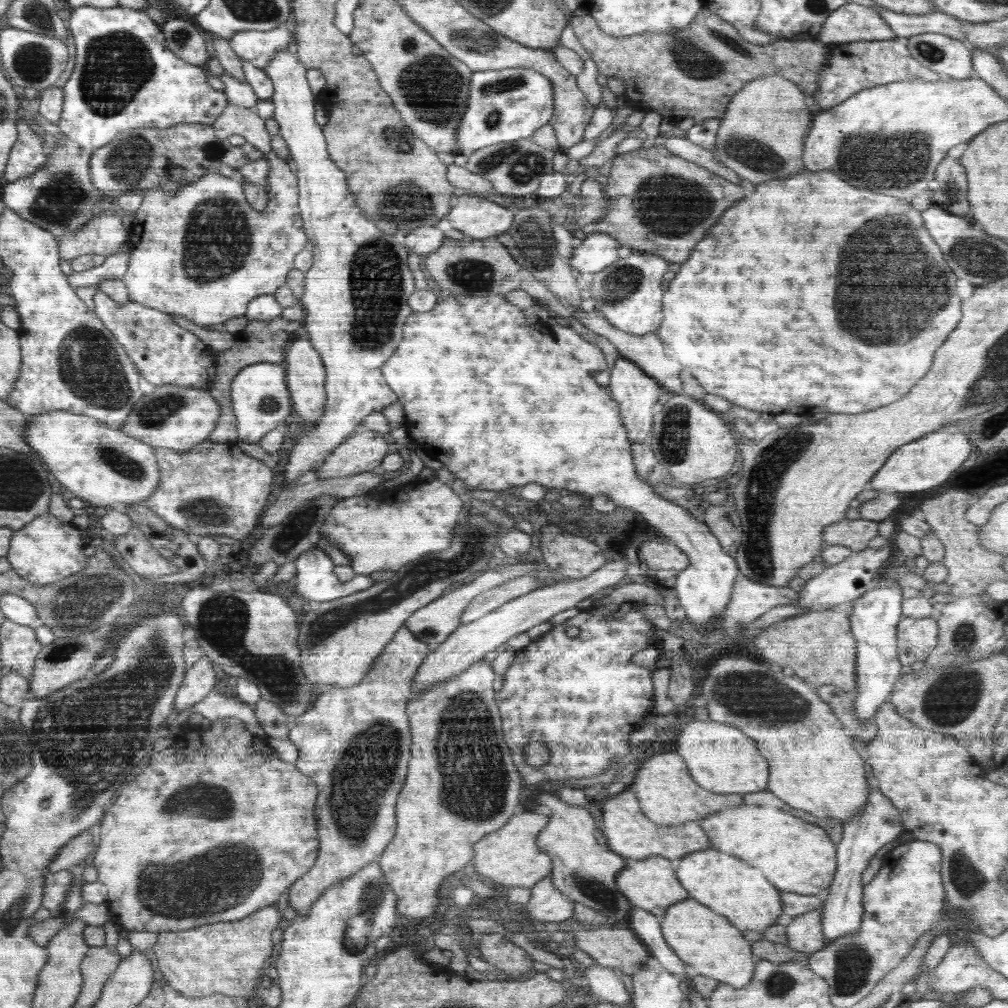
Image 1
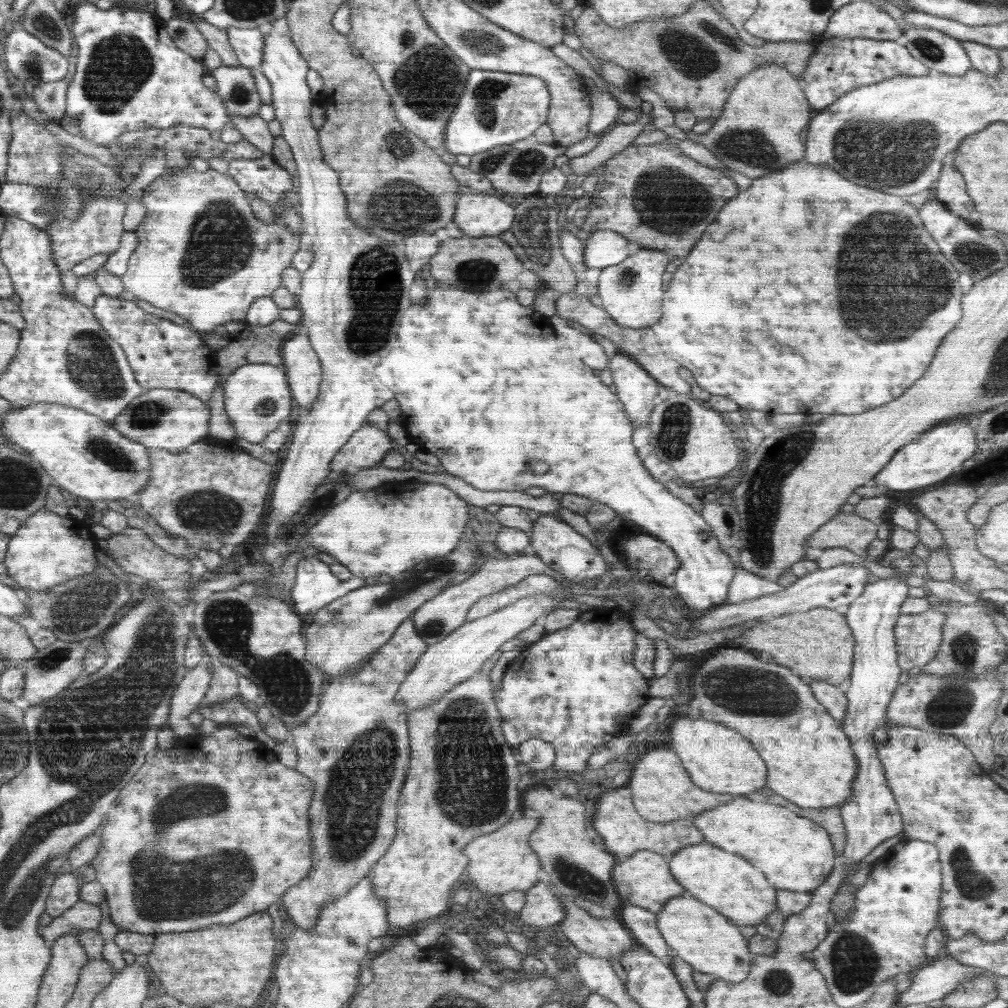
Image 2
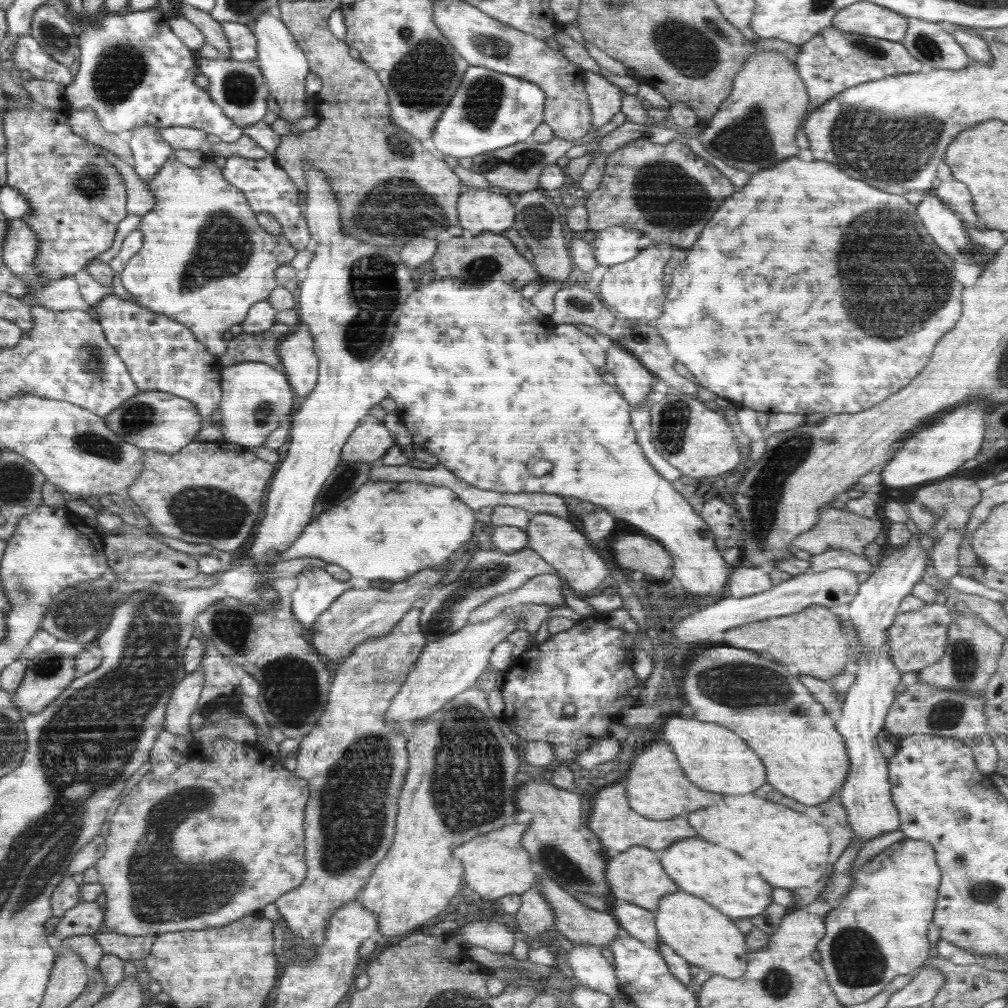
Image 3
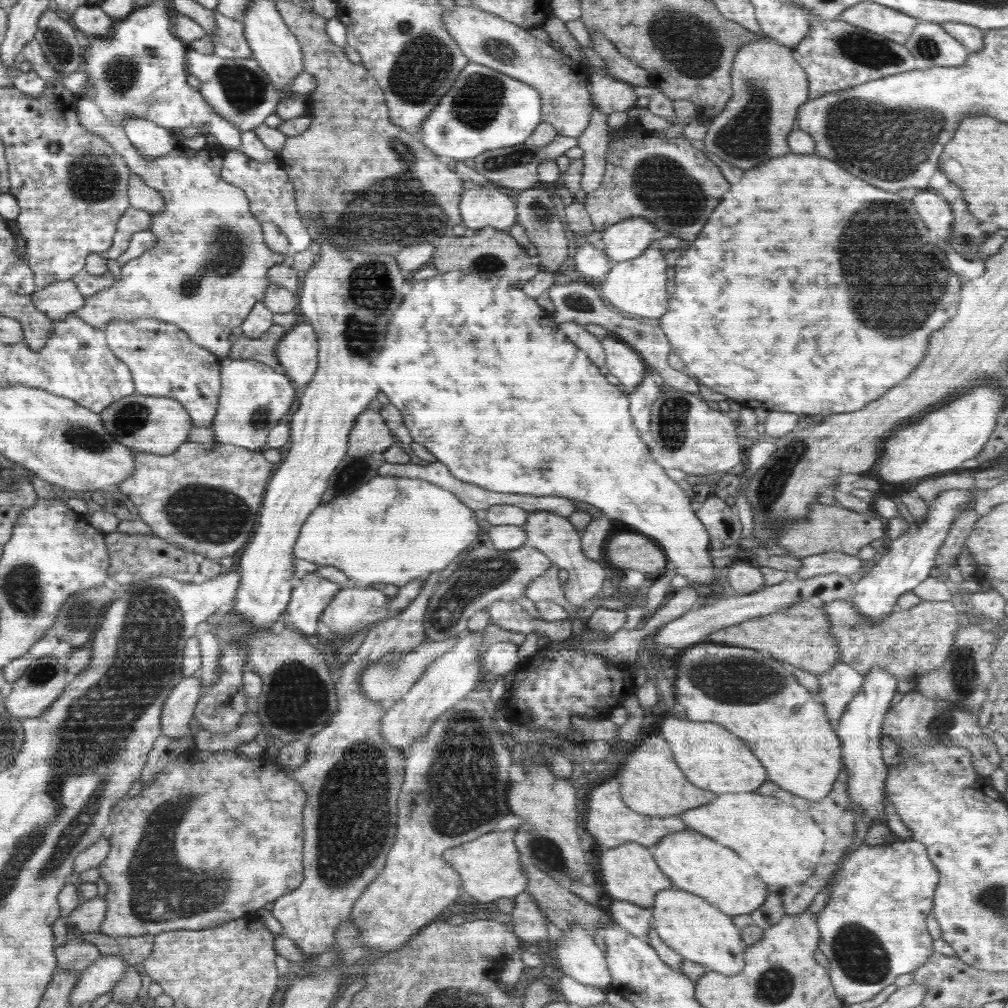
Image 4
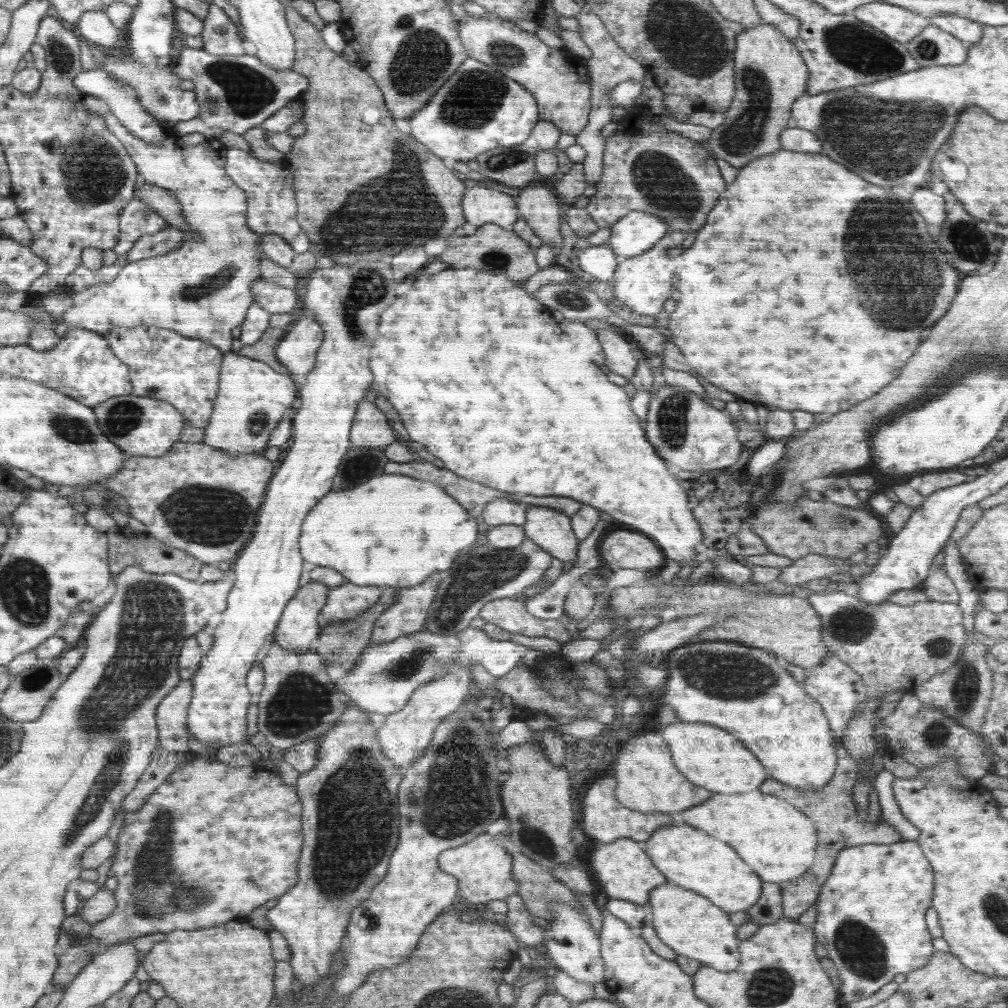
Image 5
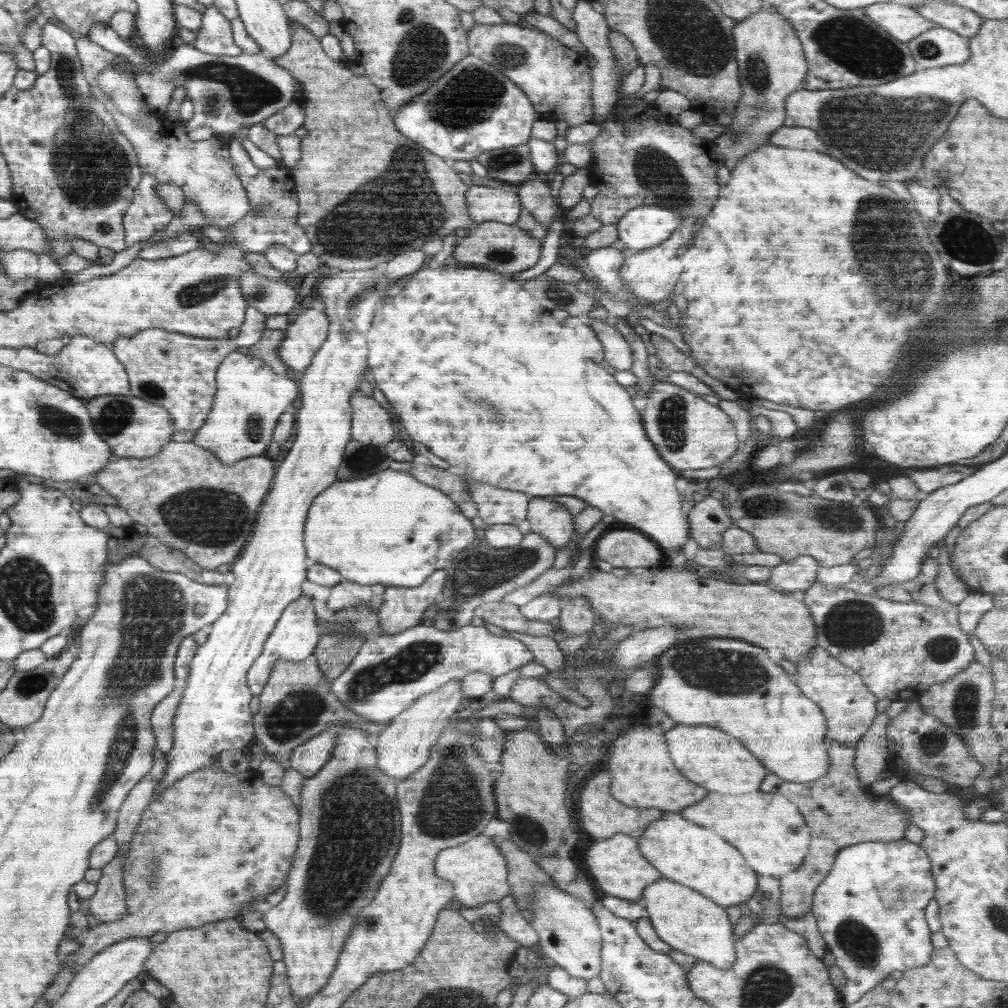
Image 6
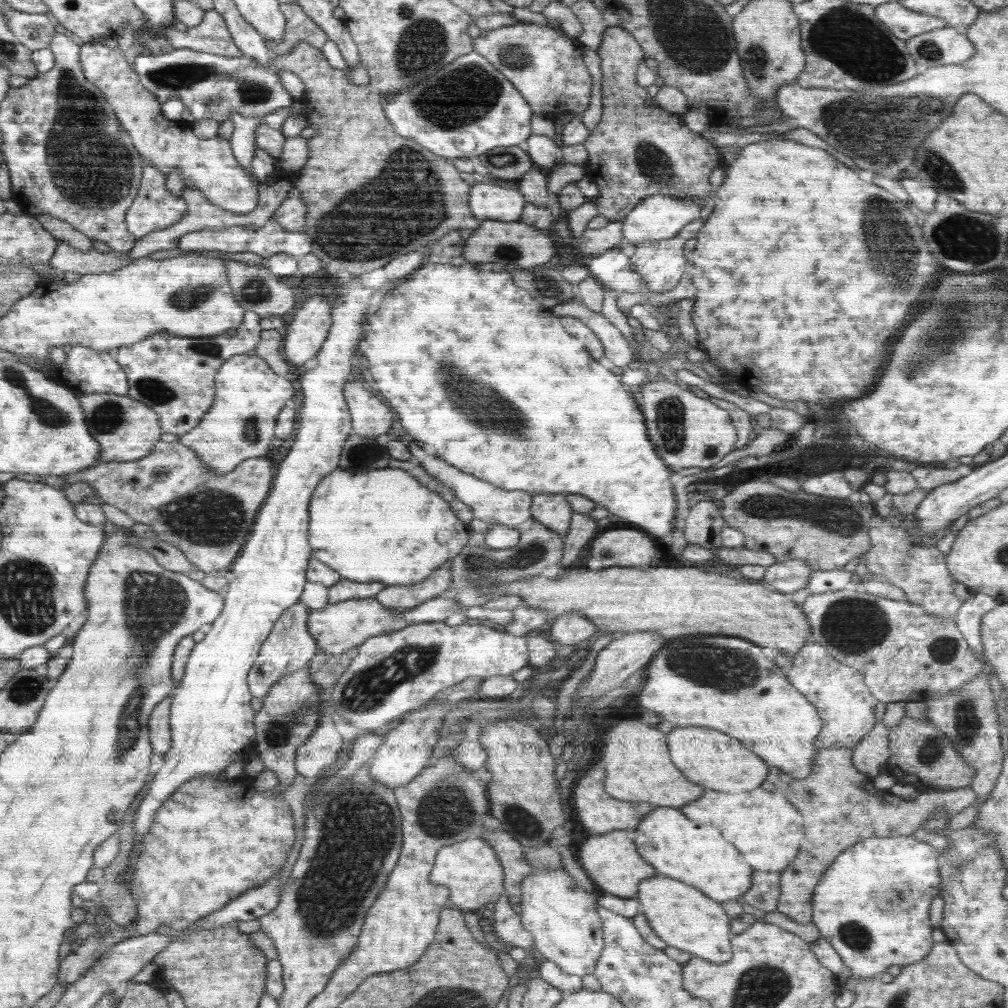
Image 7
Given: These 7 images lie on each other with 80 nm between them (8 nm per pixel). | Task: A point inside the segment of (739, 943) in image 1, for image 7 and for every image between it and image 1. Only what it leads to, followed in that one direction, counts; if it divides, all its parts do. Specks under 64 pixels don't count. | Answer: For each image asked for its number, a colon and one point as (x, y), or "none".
2: (697, 933)
3: (701, 934)
4: (697, 930)
5: (693, 926)
6: (688, 921)
7: (684, 917)

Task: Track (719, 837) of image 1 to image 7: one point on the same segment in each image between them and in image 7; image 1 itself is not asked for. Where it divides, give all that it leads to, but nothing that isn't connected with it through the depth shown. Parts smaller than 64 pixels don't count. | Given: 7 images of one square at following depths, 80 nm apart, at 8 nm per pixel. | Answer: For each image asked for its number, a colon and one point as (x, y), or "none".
2: (794, 853)
3: (789, 848)
4: (784, 845)
5: (778, 842)
6: (772, 835)
7: (767, 830)

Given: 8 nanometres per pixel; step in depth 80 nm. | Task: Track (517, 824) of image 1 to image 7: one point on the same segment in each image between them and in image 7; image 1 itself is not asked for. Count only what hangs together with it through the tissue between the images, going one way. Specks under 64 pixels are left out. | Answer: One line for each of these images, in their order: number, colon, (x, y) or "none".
2: (501, 861)
3: (495, 865)
4: (489, 866)
5: (482, 867)
6: (478, 871)
7: (471, 870)

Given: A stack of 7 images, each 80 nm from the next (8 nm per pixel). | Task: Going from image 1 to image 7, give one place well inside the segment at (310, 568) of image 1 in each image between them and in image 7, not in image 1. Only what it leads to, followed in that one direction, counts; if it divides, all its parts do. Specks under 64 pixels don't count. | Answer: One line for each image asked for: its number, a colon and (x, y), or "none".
2: (316, 585)
3: (317, 589)
4: (309, 600)
5: (300, 624)
6: (296, 636)
7: (290, 646)

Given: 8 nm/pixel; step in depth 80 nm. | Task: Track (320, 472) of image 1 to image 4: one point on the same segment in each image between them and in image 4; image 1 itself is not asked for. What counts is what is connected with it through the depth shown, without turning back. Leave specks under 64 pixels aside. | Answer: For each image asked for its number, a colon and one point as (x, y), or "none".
2: (368, 446)
3: (369, 442)
4: (370, 434)

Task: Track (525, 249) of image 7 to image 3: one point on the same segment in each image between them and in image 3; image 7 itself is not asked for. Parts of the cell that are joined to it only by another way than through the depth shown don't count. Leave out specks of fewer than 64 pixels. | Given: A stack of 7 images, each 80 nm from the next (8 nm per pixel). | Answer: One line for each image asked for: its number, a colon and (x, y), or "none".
3: (481, 258)
4: (489, 252)
5: (490, 248)
6: (505, 249)

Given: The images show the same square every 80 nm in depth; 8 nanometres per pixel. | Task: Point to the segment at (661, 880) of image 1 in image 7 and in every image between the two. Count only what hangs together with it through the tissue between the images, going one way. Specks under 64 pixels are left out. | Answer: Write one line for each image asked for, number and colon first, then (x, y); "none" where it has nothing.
2: (643, 878)
3: (635, 875)
4: (628, 872)
5: (623, 869)
6: (616, 863)
7: (611, 860)

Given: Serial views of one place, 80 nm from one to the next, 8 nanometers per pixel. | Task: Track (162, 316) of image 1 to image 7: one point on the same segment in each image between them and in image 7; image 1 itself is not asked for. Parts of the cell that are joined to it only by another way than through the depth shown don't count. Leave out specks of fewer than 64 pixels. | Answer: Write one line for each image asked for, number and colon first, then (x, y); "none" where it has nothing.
2: (164, 355)
3: (163, 355)
4: (164, 361)
5: (164, 365)
6: (176, 371)
7: (175, 375)

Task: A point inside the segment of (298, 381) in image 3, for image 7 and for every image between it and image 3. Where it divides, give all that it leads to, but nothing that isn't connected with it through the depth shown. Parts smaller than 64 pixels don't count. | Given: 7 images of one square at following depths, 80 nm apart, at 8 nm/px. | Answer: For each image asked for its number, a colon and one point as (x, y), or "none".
4: (298, 351)
5: (302, 341)
6: (303, 338)
7: (303, 337)

